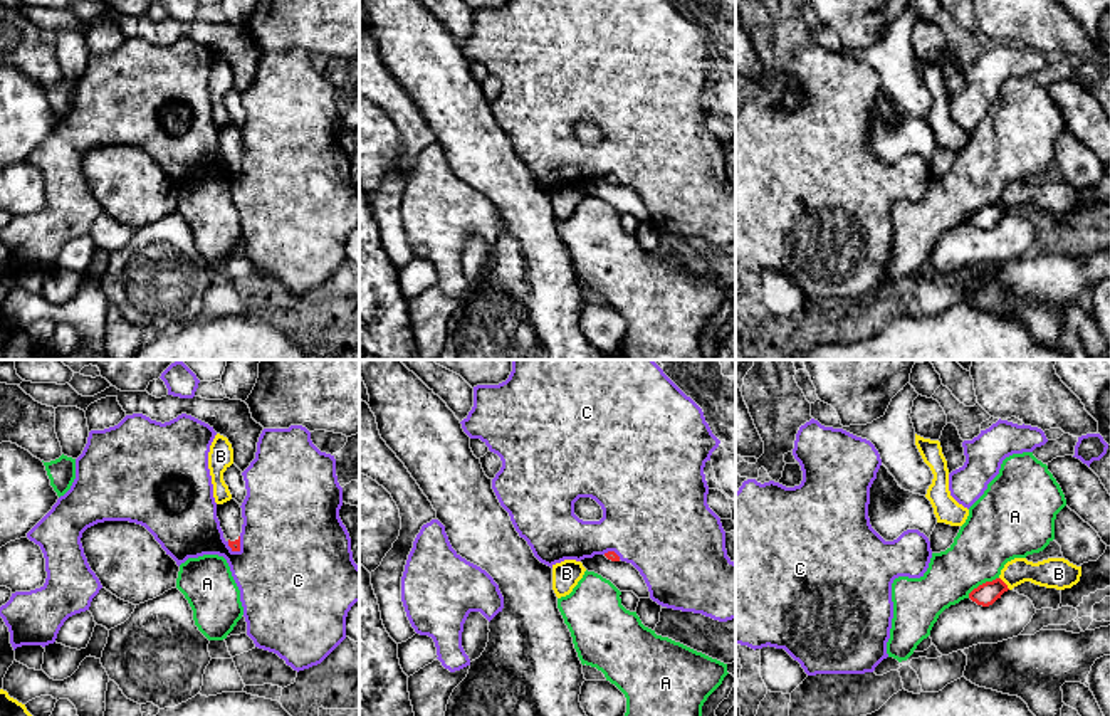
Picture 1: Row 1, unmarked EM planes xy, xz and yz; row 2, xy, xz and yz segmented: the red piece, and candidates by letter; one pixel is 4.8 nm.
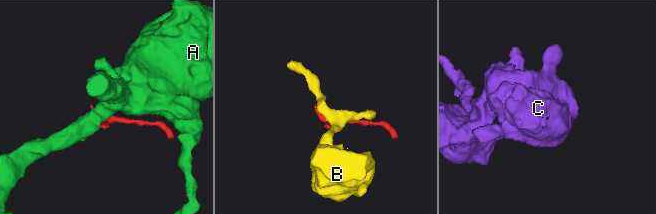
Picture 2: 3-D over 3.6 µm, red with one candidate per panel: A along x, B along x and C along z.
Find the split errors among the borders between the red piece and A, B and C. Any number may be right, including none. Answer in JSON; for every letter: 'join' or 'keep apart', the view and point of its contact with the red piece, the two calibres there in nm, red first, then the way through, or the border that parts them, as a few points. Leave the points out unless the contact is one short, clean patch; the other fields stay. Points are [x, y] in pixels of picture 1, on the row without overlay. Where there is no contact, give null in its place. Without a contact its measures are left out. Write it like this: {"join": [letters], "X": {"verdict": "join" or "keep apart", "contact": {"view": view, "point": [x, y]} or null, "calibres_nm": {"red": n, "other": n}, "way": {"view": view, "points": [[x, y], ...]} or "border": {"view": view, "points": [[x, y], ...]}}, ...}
{"join": [], "A": {"verdict": "keep apart", "contact": {"view": "yz", "point": [983, 207]}, "calibres_nm": {"red": 110, "other": 300}}, "B": {"verdict": "keep apart", "contact": {"view": "yz", "point": [1005, 207]}, "calibres_nm": {"red": 110, "other": 140}, "border": {"view": "yz", "points": [[1000, 200], [1010, 212]]}}, "C": {"verdict": "keep apart", "contact": {"view": "xy", "point": [239, 170]}, "calibres_nm": {"red": 50, "other": 500}, "border": {"view": "xy", "points": [[240, 160], [240, 170], [232, 175]]}}}

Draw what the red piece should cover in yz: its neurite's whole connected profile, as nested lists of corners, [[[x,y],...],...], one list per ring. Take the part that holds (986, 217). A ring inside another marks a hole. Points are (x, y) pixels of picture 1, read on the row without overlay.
[[[996,202],[992,205],[986,205],[979,208],[977,212],[974,212],[969,217],[969,222],[976,225],[977,229],[989,230],[997,222],[1001,222],[1001,218],[1008,213],[1009,213],[1008,208],[1001,202]]]

